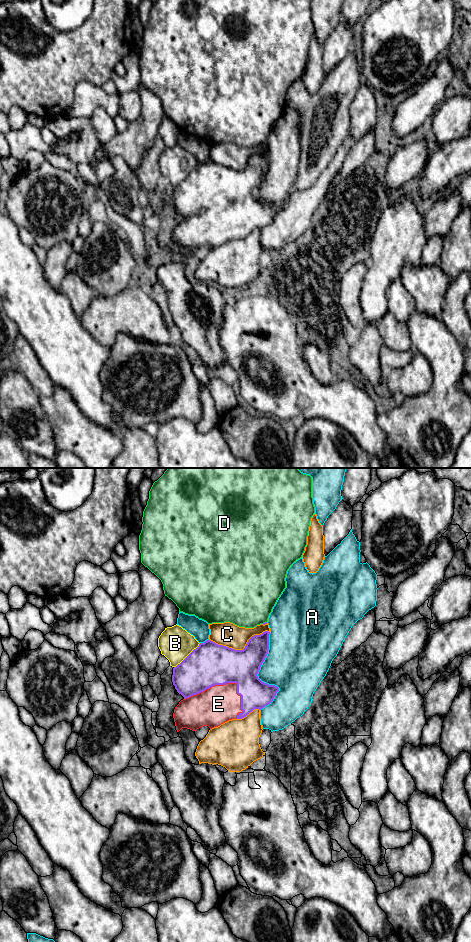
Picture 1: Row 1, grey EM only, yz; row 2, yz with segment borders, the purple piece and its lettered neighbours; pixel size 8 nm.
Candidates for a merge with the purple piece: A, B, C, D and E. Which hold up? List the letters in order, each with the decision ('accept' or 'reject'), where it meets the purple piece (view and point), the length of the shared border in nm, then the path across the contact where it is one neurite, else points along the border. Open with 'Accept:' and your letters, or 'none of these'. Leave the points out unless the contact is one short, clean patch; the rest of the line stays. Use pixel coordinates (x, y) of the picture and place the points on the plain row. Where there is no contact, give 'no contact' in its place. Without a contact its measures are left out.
Accept: E
A: reject; contact yz (257, 197); length 650 nm
B: reject; contact yz (188, 175); length 300 nm
C: reject; contact yz (240, 170); length 500 nm
D: reject; contact yz (265, 142); length 40 nm
E: accept; contact yz (224, 203); length 500 nm

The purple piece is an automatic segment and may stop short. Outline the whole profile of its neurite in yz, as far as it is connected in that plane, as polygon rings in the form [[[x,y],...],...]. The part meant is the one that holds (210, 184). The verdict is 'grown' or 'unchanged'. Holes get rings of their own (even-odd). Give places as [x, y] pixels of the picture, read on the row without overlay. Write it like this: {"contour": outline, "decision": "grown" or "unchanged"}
{"contour": [[[265,151],[252,156],[243,170],[207,160],[173,188],[173,205],[184,217],[173,233],[177,252],[182,248],[196,251],[202,246],[212,249],[229,240],[242,239],[254,229],[261,230],[273,221],[279,208],[262,202],[257,196],[268,174],[269,154]]], "decision": "grown"}

